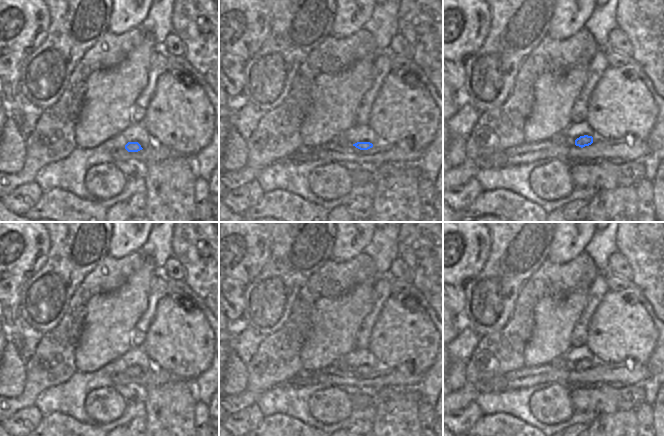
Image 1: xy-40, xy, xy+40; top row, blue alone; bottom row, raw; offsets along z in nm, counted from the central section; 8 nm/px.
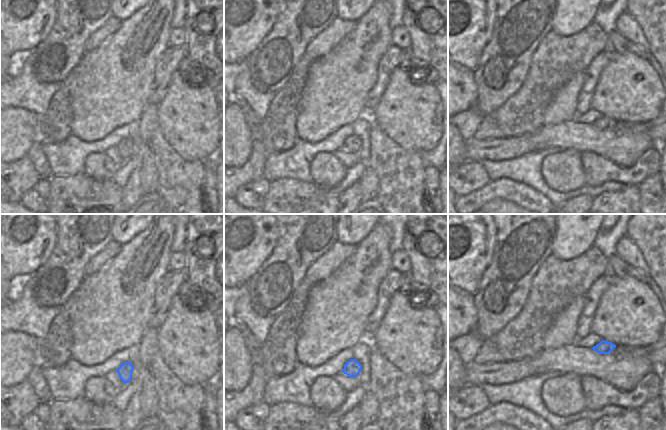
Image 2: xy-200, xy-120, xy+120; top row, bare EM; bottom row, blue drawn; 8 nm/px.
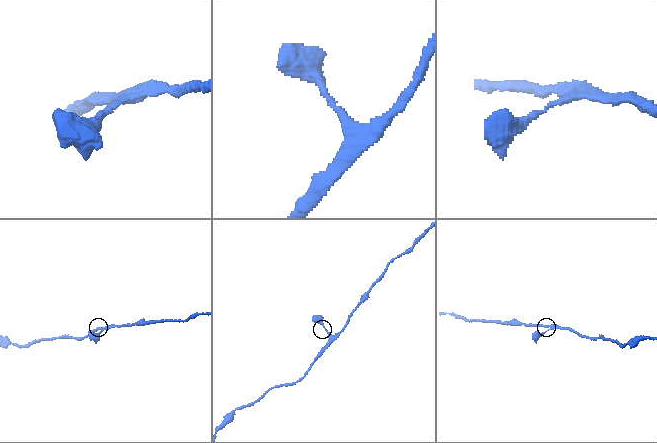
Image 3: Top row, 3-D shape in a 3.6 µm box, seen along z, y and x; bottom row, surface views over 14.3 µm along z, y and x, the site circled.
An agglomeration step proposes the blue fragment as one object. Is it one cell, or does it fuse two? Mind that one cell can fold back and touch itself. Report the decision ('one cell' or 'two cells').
one cell

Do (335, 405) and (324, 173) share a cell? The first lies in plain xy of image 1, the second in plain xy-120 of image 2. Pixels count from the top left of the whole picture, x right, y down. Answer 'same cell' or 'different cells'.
same cell

